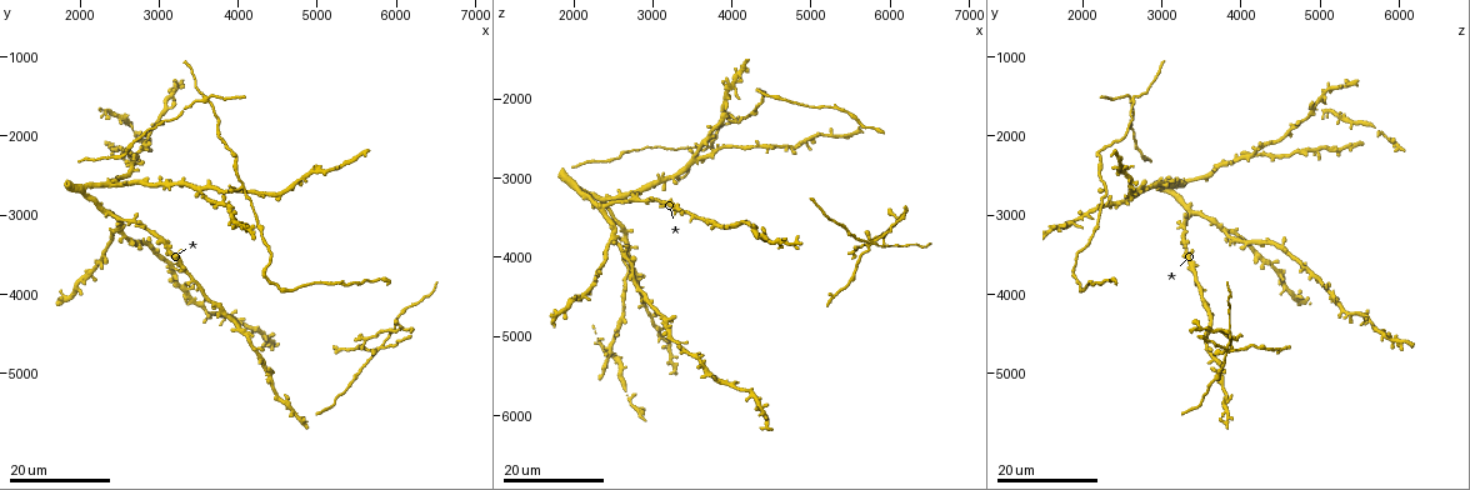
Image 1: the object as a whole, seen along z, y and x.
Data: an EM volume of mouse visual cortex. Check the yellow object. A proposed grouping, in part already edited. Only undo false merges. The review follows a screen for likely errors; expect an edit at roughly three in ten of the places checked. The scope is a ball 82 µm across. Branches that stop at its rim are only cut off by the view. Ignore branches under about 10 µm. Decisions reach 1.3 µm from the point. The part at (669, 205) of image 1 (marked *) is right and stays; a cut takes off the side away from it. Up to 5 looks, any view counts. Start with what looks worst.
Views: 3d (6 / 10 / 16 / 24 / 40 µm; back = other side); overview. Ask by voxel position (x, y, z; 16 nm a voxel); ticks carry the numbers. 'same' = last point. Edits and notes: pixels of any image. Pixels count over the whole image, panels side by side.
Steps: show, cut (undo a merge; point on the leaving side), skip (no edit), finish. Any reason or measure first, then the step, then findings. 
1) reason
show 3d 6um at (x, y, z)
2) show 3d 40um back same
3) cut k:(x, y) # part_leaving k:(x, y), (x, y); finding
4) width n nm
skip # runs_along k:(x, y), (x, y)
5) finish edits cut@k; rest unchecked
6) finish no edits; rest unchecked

two arms at a narrow angle
show 3d 24um at (5800, 4700, 3800)

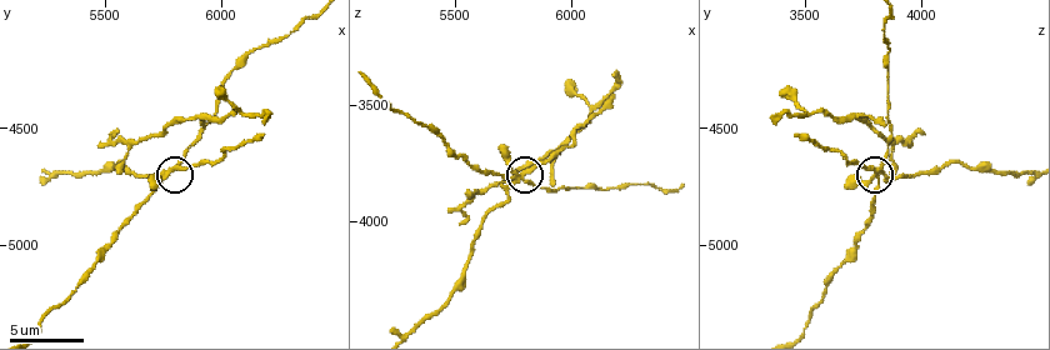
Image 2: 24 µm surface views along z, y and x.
zoom in
show 3d 6um at (5770, 4690, 3830)

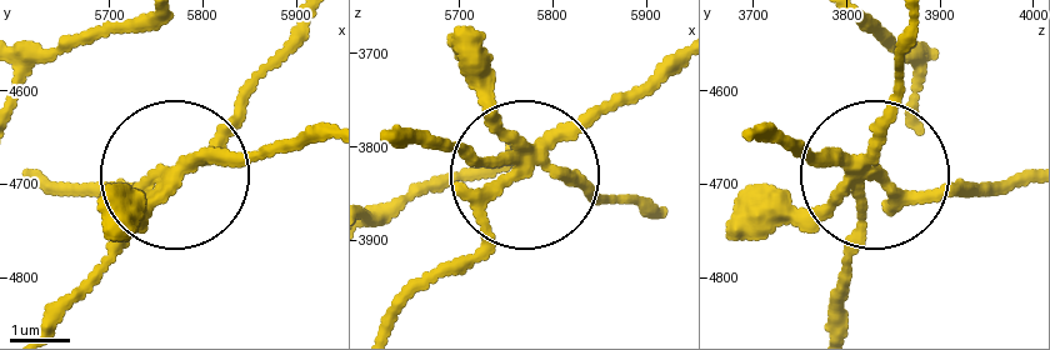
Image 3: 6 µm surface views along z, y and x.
side_arm 17 um
cut 3:(135, 208) # part_leaving 3:(189, 175), (319, 140); two cells meet here

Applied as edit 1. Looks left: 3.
show 3d 24um at (2050, 2650, 3150)

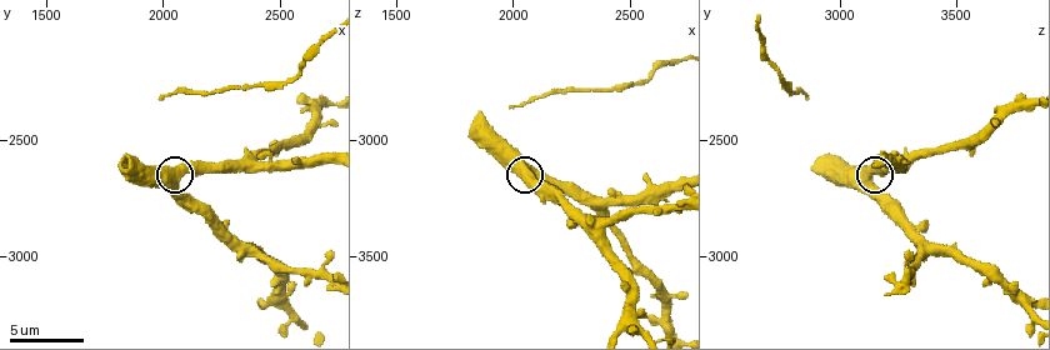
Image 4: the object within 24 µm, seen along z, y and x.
show 3d 10um at (2050, 2670, 3130)

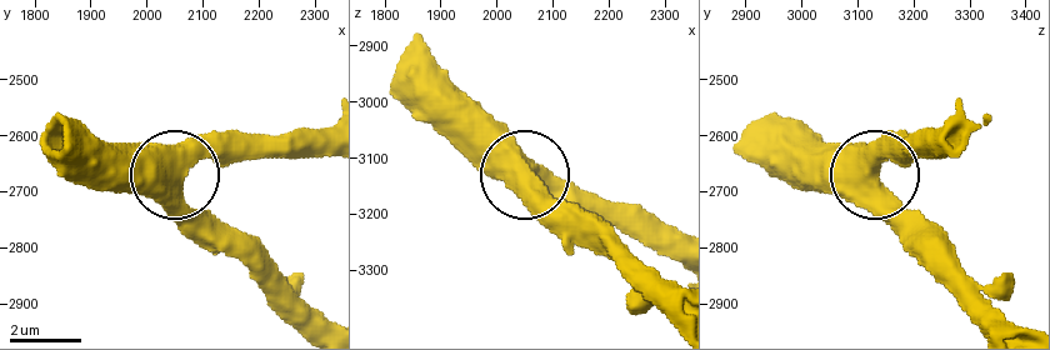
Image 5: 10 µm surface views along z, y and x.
show 3d 6um at (2055, 2675, 3125)

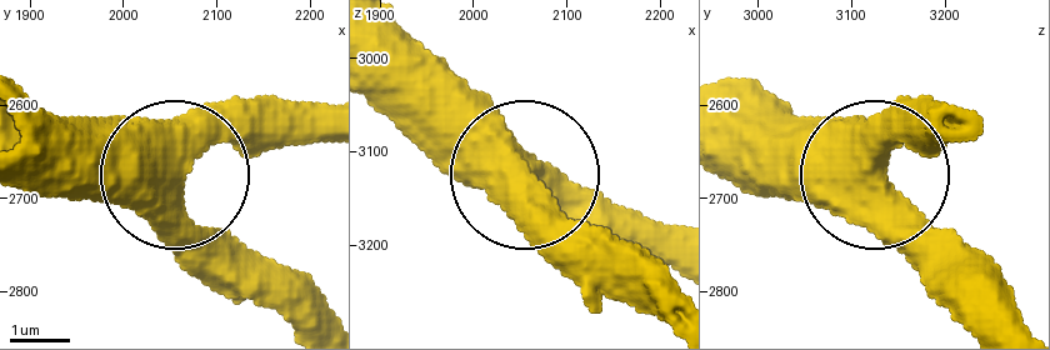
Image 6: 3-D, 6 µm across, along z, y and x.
arms 4
skip # continuous, no second cell

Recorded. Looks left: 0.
finish edits cut@3; rest unchecked

